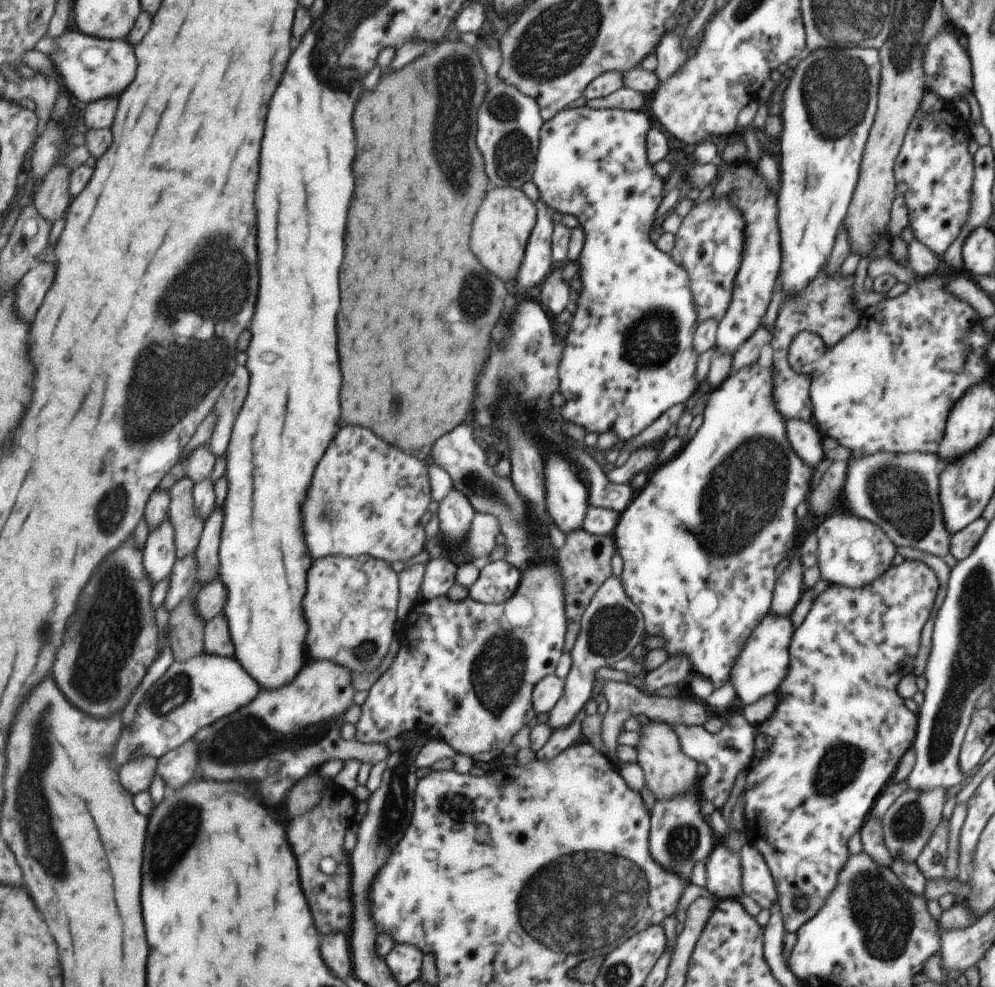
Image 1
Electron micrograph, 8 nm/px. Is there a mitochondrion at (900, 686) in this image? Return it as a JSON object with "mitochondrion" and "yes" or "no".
{"mitochondrion":"no"}

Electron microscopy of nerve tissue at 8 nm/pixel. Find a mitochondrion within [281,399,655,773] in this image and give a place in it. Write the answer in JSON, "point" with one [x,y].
{"point":[498,671]}

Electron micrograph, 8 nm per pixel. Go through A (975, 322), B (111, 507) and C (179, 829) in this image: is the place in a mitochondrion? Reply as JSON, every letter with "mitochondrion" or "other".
{"A":"other","B":"mitochondrion","C":"mitochondrion"}

